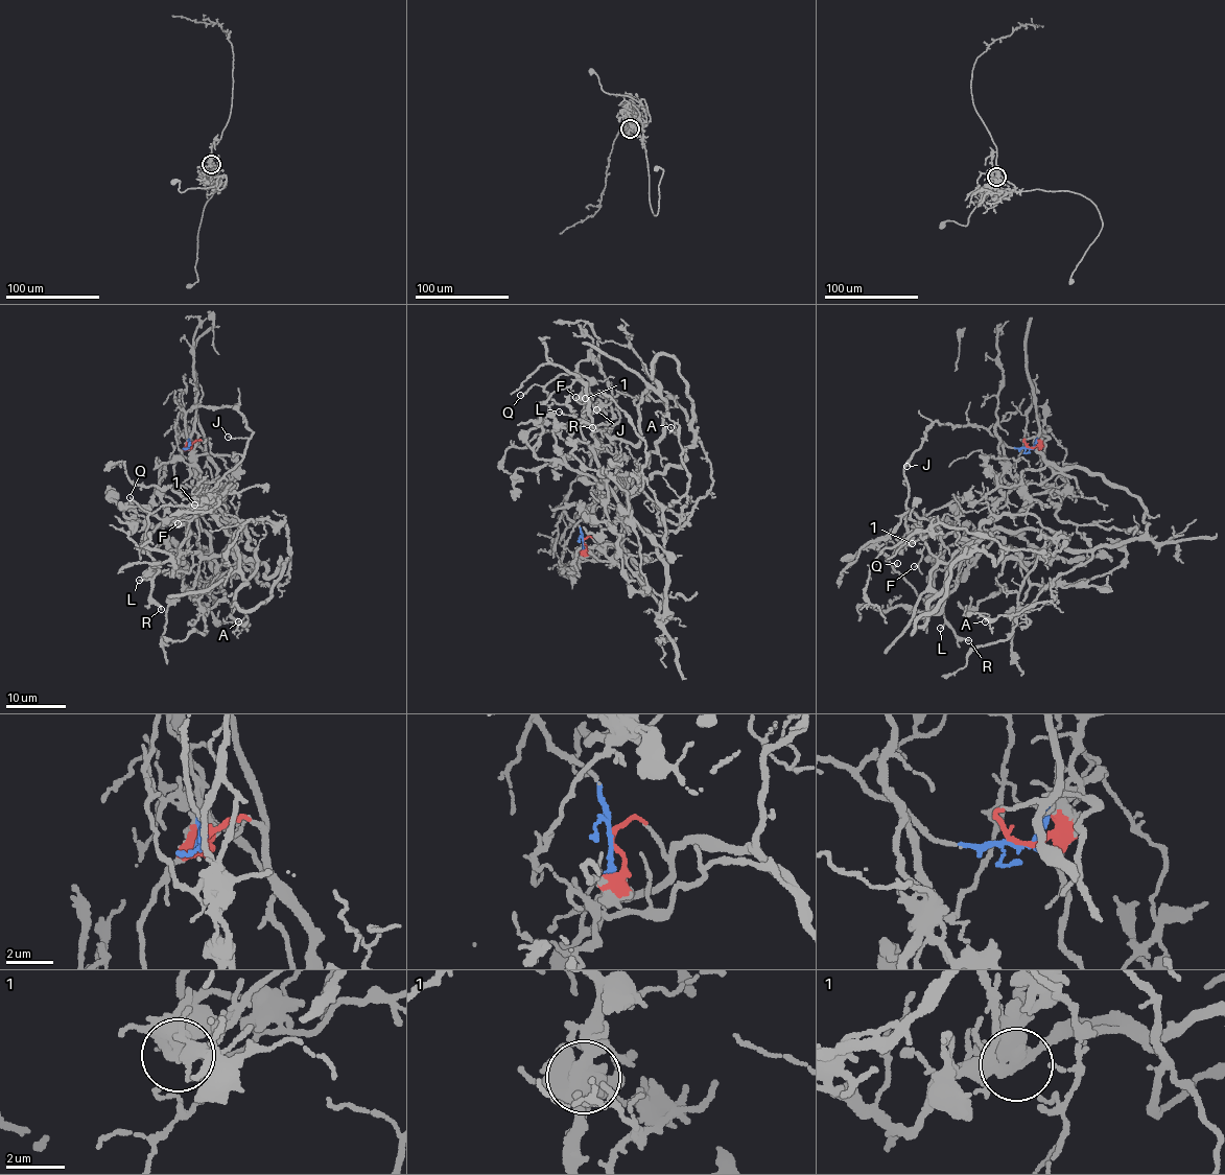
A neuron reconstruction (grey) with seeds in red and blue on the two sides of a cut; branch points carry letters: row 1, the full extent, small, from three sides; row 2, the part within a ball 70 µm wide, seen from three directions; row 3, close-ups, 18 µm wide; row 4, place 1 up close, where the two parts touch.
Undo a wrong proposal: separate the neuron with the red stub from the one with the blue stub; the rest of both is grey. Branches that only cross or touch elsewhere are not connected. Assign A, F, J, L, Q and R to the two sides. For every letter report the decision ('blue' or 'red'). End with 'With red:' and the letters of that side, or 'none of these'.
A: red
F: blue
J: blue
L: blue
Q: blue
R: blue
With red: A

